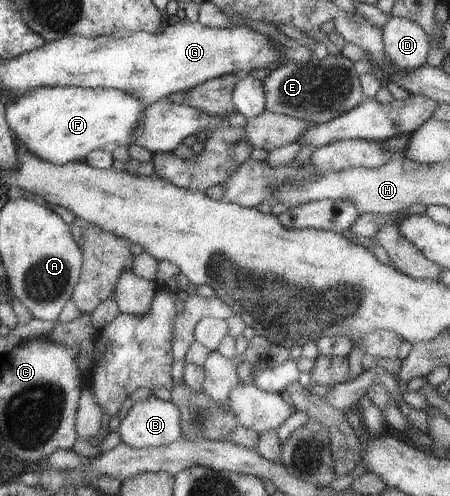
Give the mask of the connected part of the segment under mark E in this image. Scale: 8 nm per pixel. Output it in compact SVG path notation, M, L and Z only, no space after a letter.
M343 54L329 55L324 62L310 60L307 64L284 62L263 80L265 88L265 109L307 123L327 123L343 116L367 102L363 94L360 75L353 68L353 60Z

